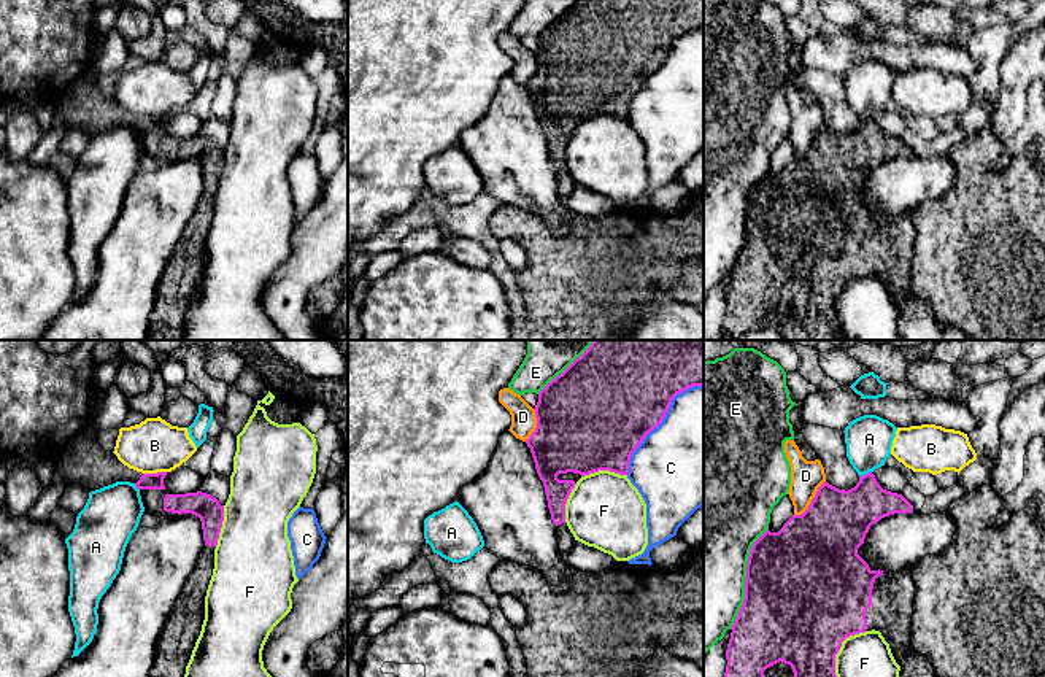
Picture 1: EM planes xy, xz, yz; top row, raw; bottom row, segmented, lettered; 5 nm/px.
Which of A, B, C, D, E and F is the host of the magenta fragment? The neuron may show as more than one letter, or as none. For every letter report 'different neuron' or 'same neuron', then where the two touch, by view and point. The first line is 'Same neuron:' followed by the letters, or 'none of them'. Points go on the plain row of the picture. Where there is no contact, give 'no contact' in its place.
Same neuron: none of them
A: different neuron; contact yz (866, 118)
B: different neuron; contact xy (154, 118)
C: different neuron; contact xz (661, 65)
D: different neuron; contact yz (812, 145)
E: different neuron; contact yz (745, 221)
F: different neuron; contact yz (834, 301)

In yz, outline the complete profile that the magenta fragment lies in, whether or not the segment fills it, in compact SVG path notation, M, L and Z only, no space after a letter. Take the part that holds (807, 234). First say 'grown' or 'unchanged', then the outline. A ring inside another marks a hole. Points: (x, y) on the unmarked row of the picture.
grown | M872 116L859 121L854 132L845 135L824 126L808 153L792 159L778 176L767 175L753 188L746 207L745 243L732 269L726 294L726 316L723 329L738 337L764 324L764 315L777 307L789 308L794 321L783 324L778 332L785 340L845 340L835 319L835 299L842 286L854 278L880 275L889 288L896 307L900 310L912 286L912 259L915 226L912 215L888 219L872 215L858 199L870 170L894 157L910 157L913 149L897 137L883 133Z

